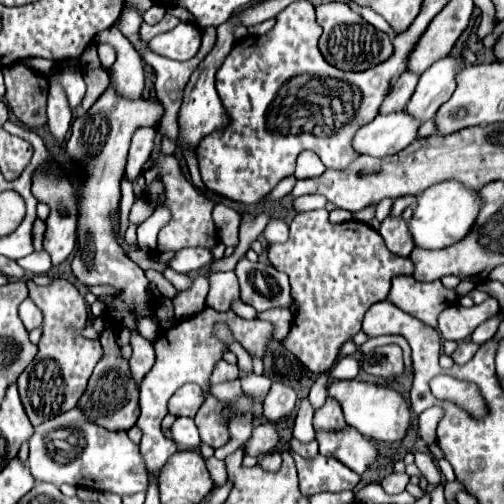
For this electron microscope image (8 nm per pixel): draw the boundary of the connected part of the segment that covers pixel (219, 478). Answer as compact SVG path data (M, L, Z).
M205 458L207 462L207 468L211 472L211 478L217 486L223 486L225 480L227 480L227 468L225 468L225 462L223 460L217 460L217 458Z

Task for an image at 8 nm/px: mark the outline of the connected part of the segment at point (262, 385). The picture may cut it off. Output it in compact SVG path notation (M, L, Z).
M251 374L251 376L243 378L241 384L243 384L245 396L249 396L249 398L255 400L255 402L263 402L263 398L265 398L267 392L269 392L271 380L269 380L267 376L255 376L255 374Z

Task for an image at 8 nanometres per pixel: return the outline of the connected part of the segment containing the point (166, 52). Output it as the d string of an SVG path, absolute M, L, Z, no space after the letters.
M177 24L173 30L163 32L159 36L155 36L148 43L149 50L165 56L165 58L175 58L179 62L191 60L197 50L199 50L199 28L195 24Z

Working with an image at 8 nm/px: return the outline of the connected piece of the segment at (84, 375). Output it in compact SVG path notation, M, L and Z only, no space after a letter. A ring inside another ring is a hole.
M27 280L29 298L43 312L43 336L39 340L37 356L19 376L17 388L31 424L39 426L41 422L77 406L95 364L103 358L103 346L99 339L81 338L75 332L87 322L87 302L73 284L67 280L53 280L47 286L37 286L33 280Z

